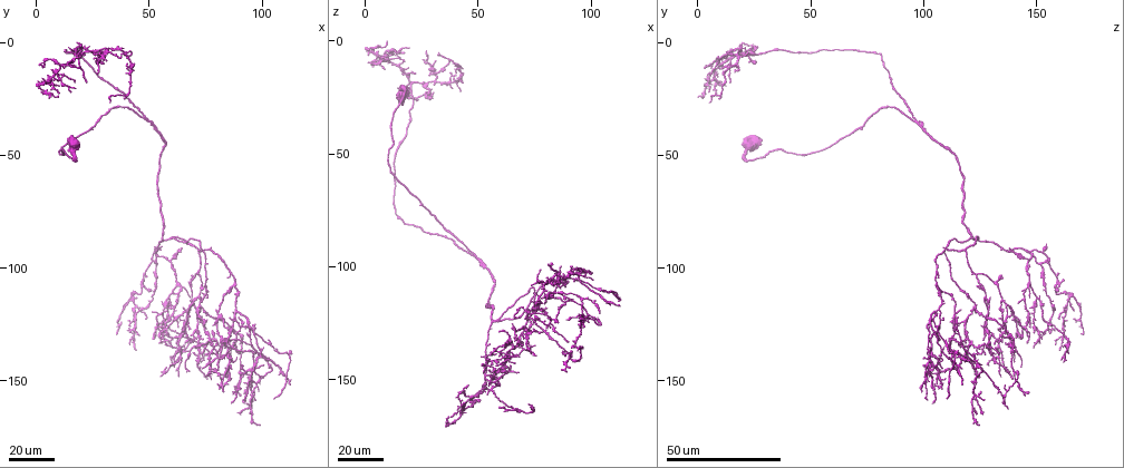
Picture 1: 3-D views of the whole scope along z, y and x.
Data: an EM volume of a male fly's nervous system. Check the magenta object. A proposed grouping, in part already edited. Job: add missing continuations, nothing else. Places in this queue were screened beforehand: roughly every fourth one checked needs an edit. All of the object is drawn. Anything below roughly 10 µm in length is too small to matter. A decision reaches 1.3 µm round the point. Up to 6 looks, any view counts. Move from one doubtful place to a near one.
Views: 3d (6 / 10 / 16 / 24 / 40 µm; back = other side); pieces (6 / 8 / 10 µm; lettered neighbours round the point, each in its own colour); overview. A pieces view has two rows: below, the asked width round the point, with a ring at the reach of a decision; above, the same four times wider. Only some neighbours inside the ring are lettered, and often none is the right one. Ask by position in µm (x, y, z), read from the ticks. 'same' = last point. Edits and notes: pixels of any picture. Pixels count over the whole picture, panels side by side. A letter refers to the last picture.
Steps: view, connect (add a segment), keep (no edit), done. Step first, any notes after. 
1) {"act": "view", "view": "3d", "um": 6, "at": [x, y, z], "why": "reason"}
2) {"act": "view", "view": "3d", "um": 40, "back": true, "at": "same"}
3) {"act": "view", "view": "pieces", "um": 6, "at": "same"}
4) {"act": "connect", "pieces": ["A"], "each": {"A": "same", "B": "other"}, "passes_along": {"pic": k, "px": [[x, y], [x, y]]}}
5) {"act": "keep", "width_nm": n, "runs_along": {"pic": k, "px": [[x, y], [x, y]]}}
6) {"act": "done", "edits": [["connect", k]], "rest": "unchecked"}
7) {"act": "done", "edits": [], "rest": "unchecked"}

{"act": "view", "view": "3d", "um": 24, "at": [31, 10, 26], "why": "free end"}

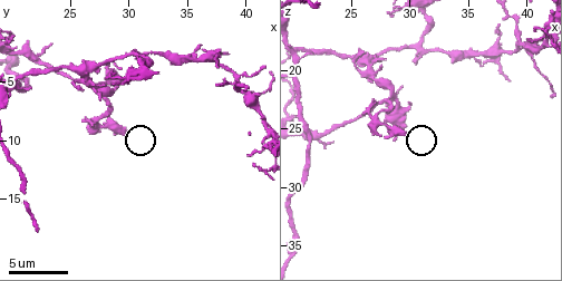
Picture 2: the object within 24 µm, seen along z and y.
{"act": "view", "view": "pieces", "um": 6, "at": [29.8, 9.2, 25.6], "why": "see the neighbours"}

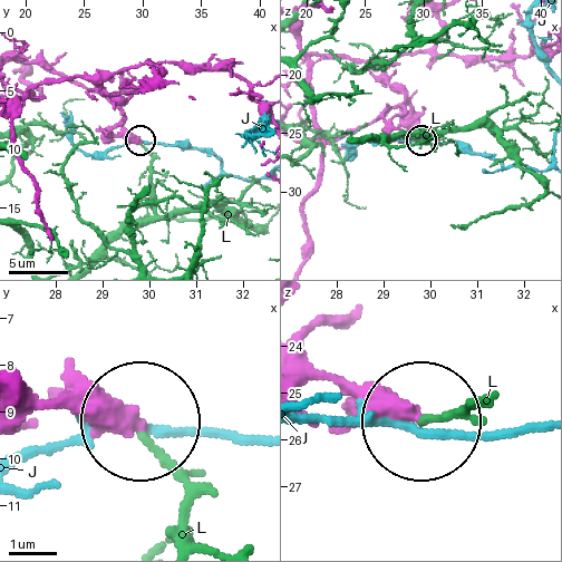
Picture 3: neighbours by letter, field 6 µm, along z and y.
{"act": "keep", "each": {"J": "other", "L": "other"}, "runs_along": {"pic": 3, "px": [[31, 390], [99, 398], [132, 418]]}, "found": "no lettered segment goes on from it"}

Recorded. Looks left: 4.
{"act": "view", "view": "3d", "um": 24, "at": [22, 17, 15], "why": "an open end"}

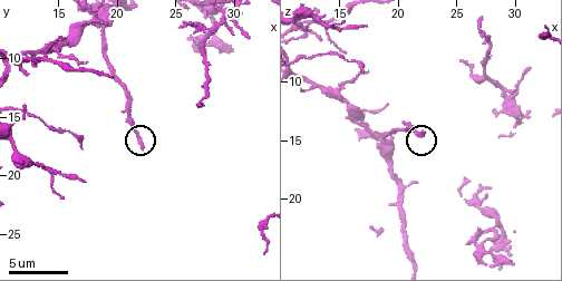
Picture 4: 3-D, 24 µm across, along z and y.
{"act": "view", "view": "pieces", "um": 10, "at": [22.0, 17.6, 14.4], "why": "what lies round it"}

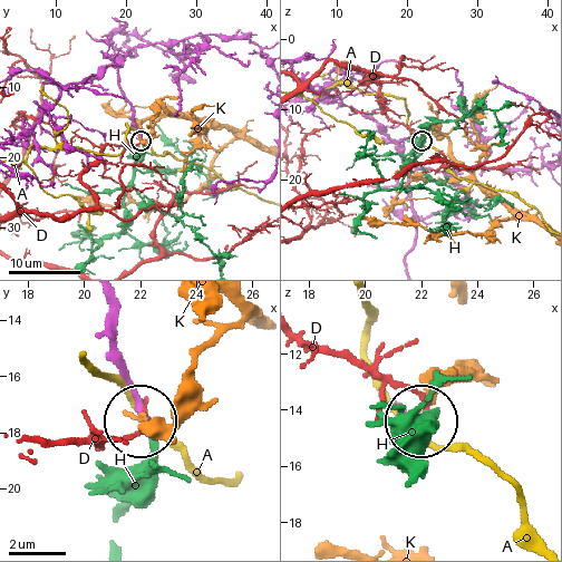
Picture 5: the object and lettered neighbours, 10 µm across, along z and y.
{"act": "connect", "pieces": ["H"], "each": {"A": "other", "D": "other", "H": "same", "K": "other"}, "found": "the neuron continues"}

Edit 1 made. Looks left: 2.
{"act": "view", "view": "3d", "um": 24, "at": [113, 151, 117], "why": "free end"}

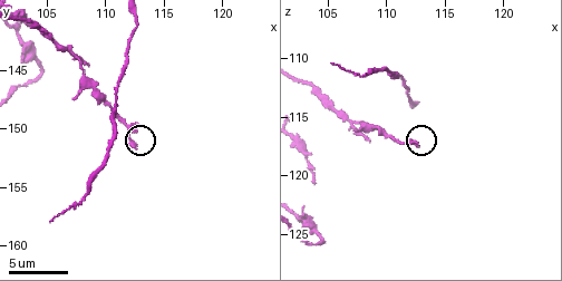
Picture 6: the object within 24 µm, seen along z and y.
{"act": "view", "view": "pieces", "um": 8, "at": [112.6, 151.6, 117.0]}

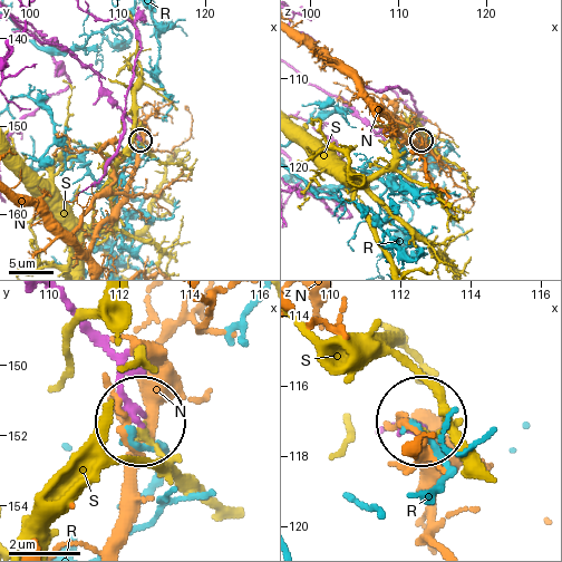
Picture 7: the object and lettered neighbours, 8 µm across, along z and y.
{"act": "keep", "each": {"N": "other", "R": "other", "S": "other"}, "runs_along": {"pic": 7, "px": [[60, 302], [138, 416]]}, "found": "none of them fits"}

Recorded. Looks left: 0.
{"act": "done", "edits": [["connect", 5]], "rest": "unchecked"}

